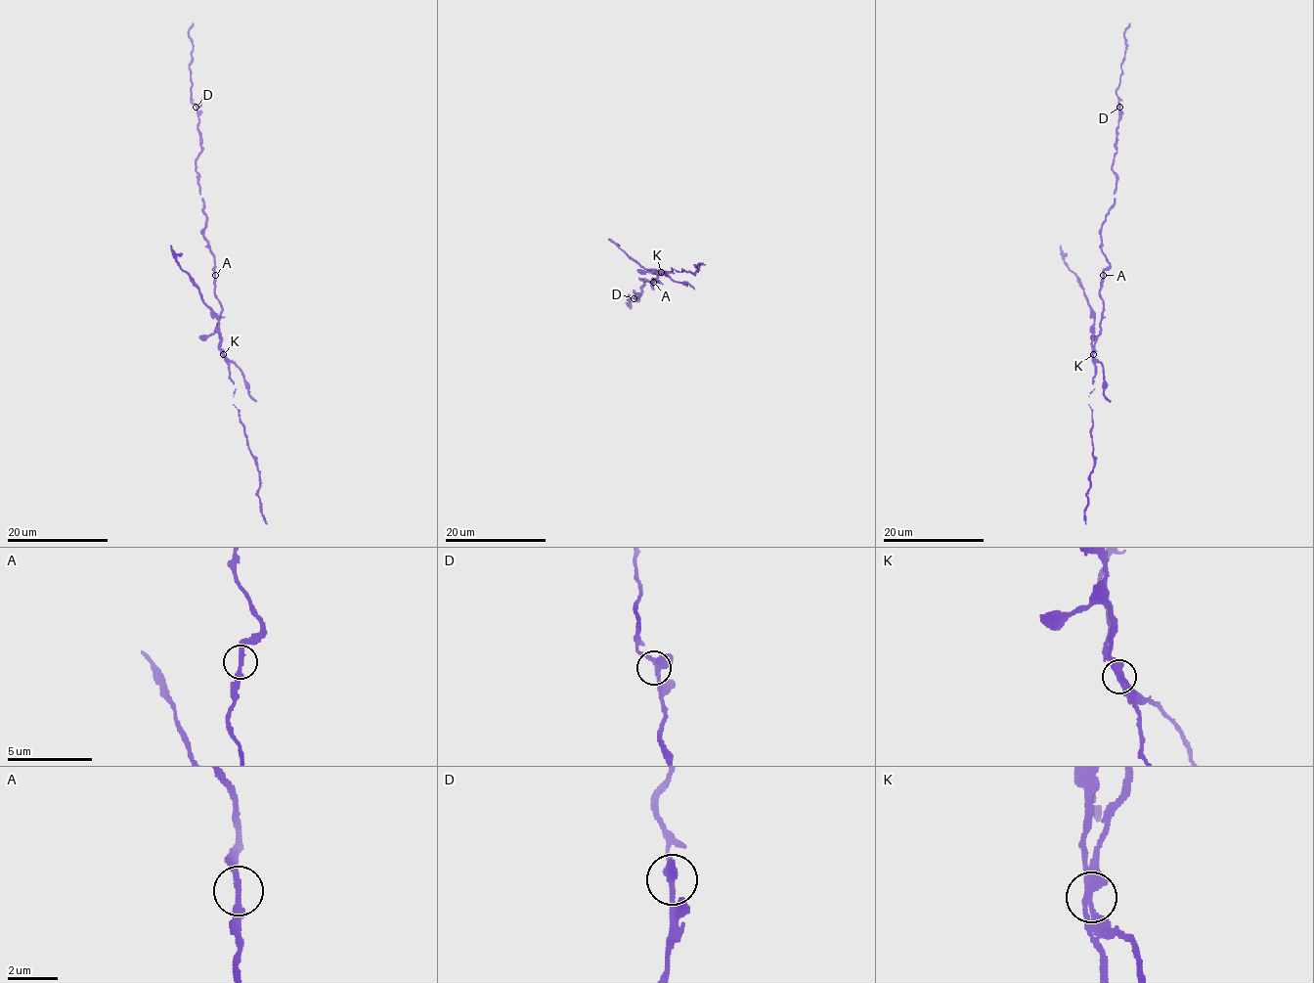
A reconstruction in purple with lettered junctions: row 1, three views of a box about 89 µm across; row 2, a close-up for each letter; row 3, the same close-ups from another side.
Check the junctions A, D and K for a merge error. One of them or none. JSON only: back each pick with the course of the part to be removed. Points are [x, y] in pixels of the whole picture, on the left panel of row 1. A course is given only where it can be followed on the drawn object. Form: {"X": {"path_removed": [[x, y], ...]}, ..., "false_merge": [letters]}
{"K": {"path_removed": [[222, 354], [219, 316], [203, 300], [194, 279], [179, 266], [170, 245]]}, "false_merge": ["K"]}

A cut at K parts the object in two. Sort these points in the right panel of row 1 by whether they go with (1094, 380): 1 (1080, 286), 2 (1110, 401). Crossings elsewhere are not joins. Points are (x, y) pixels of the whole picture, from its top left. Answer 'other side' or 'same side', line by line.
1: other side
2: other side

